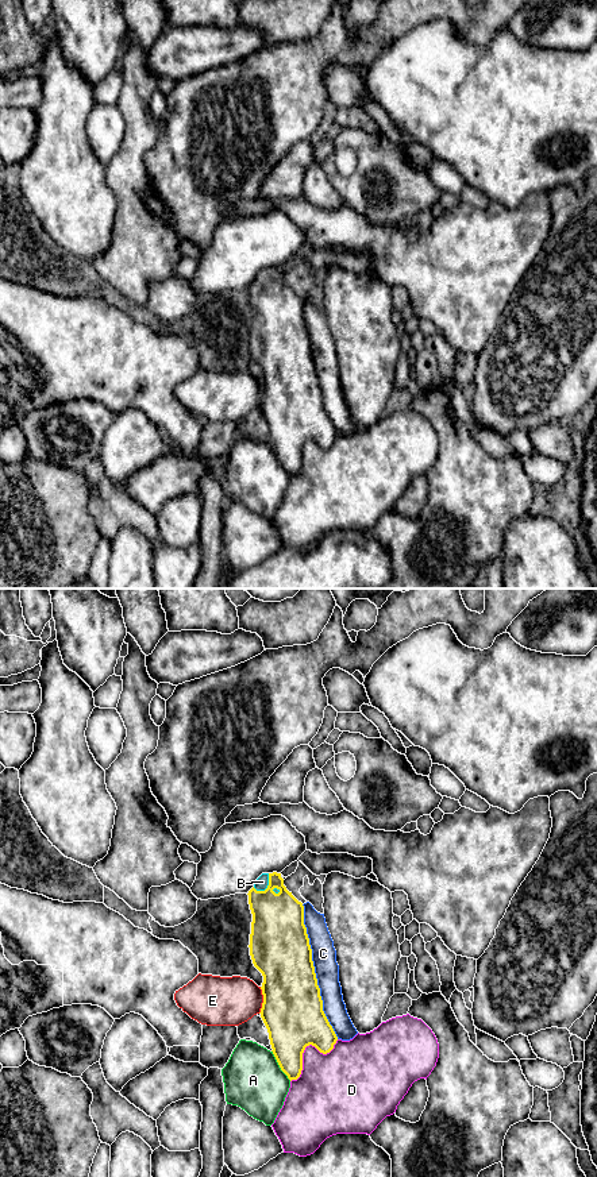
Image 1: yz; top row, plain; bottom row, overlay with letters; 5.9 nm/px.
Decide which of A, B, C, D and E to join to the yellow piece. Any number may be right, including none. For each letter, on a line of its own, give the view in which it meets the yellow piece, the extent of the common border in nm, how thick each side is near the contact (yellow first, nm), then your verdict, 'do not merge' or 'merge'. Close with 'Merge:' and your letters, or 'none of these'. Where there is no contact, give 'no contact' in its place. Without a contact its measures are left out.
A: contact in yz; length 220 nm; calibres 300 and 360 nm; do not merge
B: contact in yz; length 130 nm; calibres 320 and 80 nm; merge
C: contact in yz; length 850 nm; calibres 360 and 140 nm; do not merge
D: contact in yz; length 380 nm; calibres 360 and 360 nm; do not merge
E: contact in yz; length 160 nm; calibres 360 and 280 nm; do not merge
Merge: B

